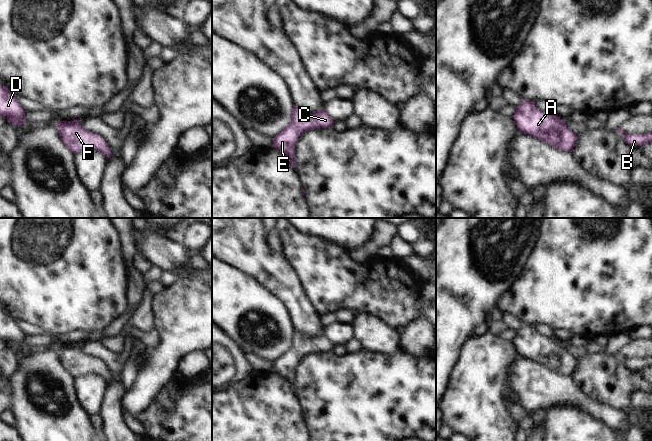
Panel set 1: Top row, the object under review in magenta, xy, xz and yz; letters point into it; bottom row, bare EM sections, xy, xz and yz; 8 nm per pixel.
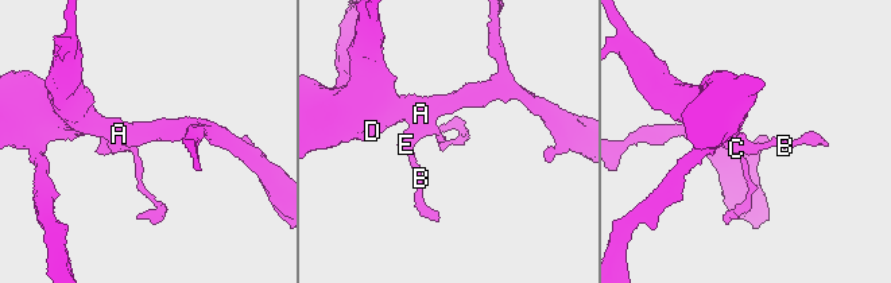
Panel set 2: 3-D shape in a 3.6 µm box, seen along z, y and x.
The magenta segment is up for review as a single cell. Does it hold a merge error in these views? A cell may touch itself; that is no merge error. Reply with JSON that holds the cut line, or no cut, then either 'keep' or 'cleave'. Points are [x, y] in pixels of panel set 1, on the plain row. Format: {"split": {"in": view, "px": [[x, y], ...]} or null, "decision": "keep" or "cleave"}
{"split": null, "decision": "keep"}

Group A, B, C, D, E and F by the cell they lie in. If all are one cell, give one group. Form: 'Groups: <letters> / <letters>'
Groups: A B C D E F

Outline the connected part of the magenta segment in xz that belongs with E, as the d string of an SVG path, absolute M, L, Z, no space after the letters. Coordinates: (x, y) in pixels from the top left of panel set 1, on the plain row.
M293 329L290 348L279 356L274 362L275 373L284 378L295 393L295 367L299 361L308 354L331 352L334 344L322 333L313 336L309 343L309 336Z

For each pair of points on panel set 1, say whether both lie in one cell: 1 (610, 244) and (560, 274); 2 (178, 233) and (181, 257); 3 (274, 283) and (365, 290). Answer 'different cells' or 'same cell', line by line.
1: same cell
2: different cells
3: different cells

